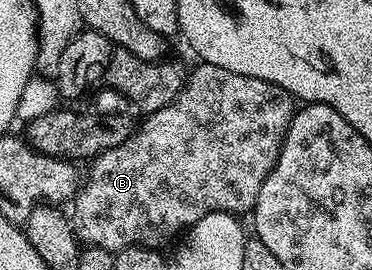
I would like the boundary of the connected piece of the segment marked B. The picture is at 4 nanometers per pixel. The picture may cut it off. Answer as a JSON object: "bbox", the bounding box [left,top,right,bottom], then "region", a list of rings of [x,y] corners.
{"bbox":[70,61,294,253],"region":[[[203,61],[195,64],[197,67],[187,72],[184,80],[184,87],[181,91],[175,92],[172,96],[172,102],[164,107],[156,107],[153,115],[145,121],[144,124],[137,126],[131,137],[122,141],[114,149],[104,151],[91,160],[88,175],[83,180],[82,186],[74,196],[74,202],[71,204],[70,222],[75,236],[81,244],[89,243],[92,247],[101,247],[99,250],[104,253],[117,253],[126,250],[127,247],[135,247],[145,242],[144,235],[152,231],[164,231],[169,227],[176,231],[179,227],[187,228],[196,223],[206,214],[212,214],[215,211],[224,211],[231,213],[240,213],[240,210],[251,208],[256,201],[256,195],[260,192],[260,186],[264,184],[264,179],[269,171],[272,170],[272,164],[276,161],[276,156],[280,150],[280,145],[284,137],[284,132],[288,130],[288,121],[294,114],[294,100],[287,91],[276,87],[273,83],[267,83],[261,79],[248,77],[232,73],[230,69],[218,69],[218,65],[210,65]]]}

